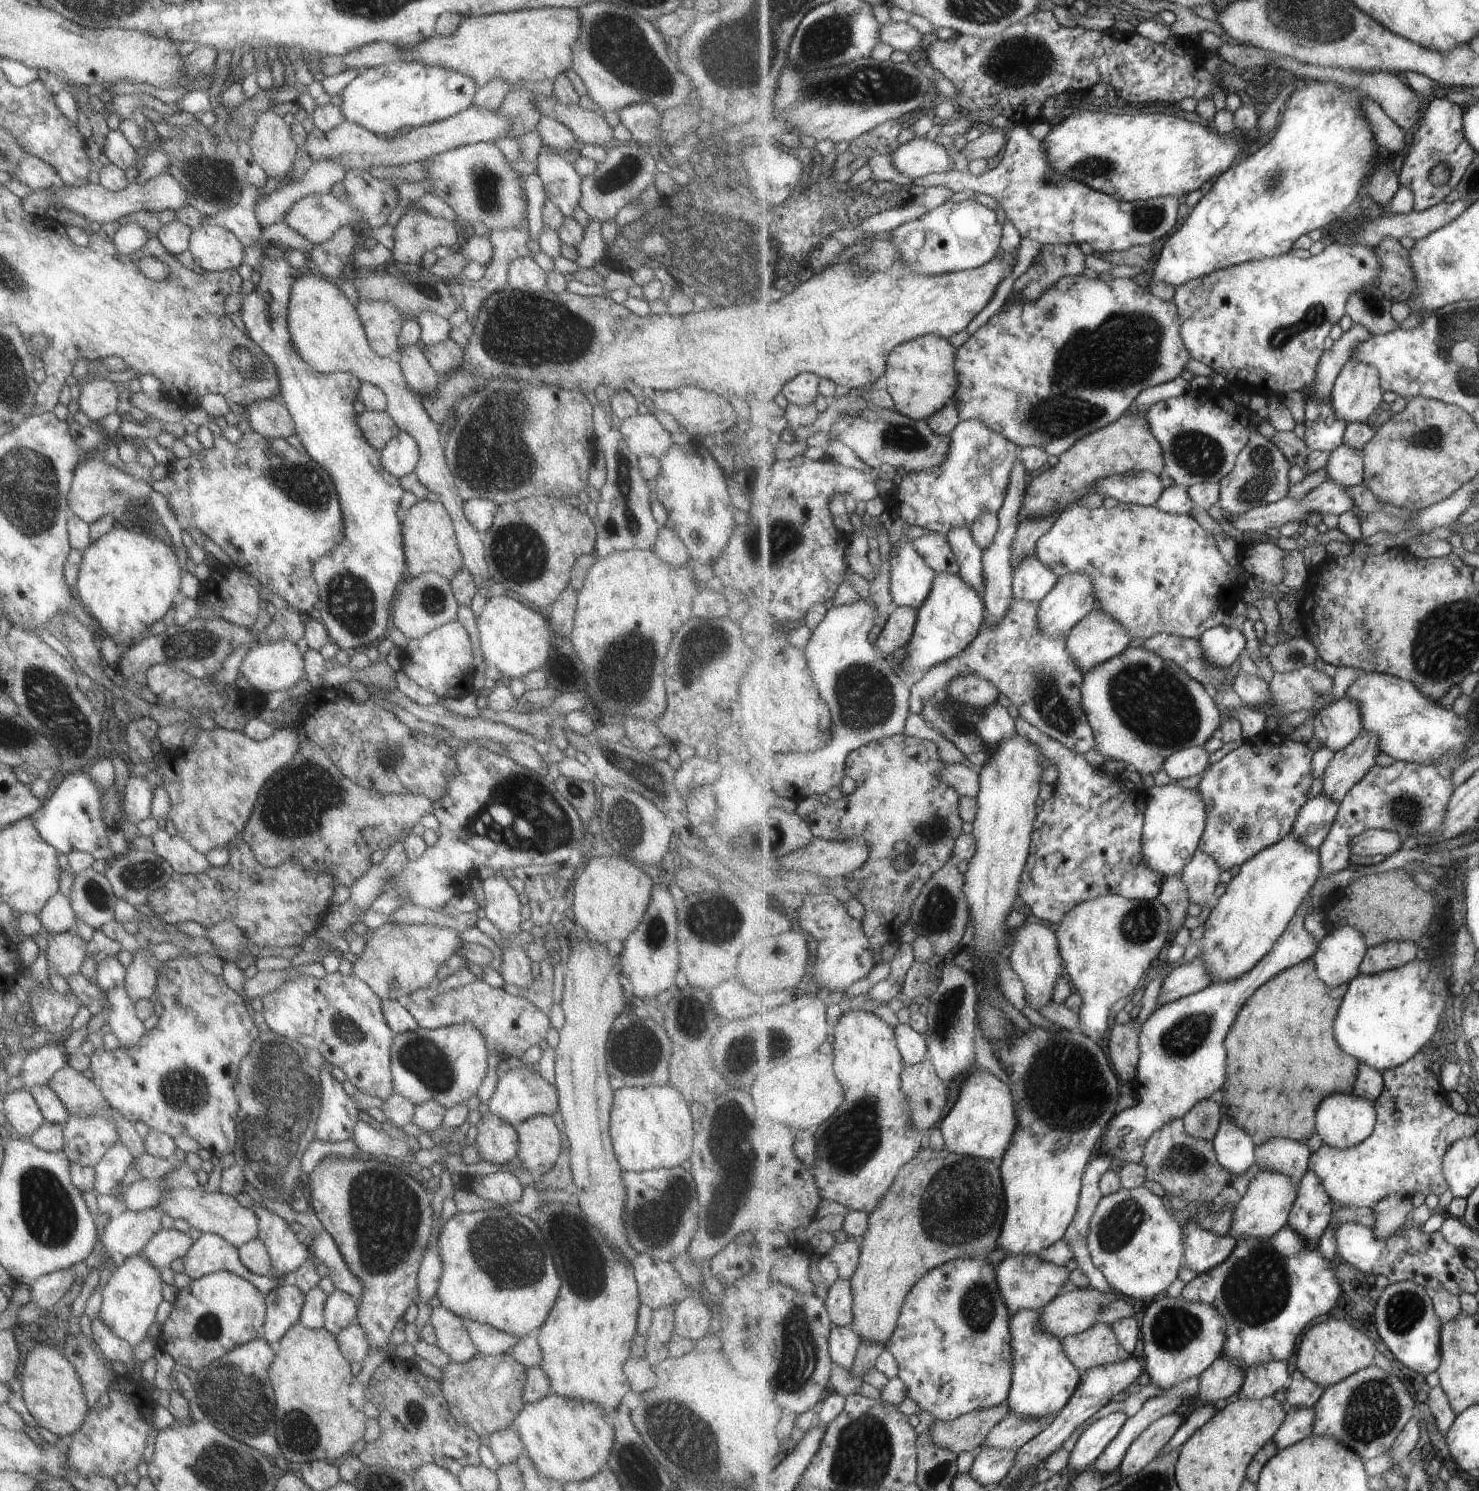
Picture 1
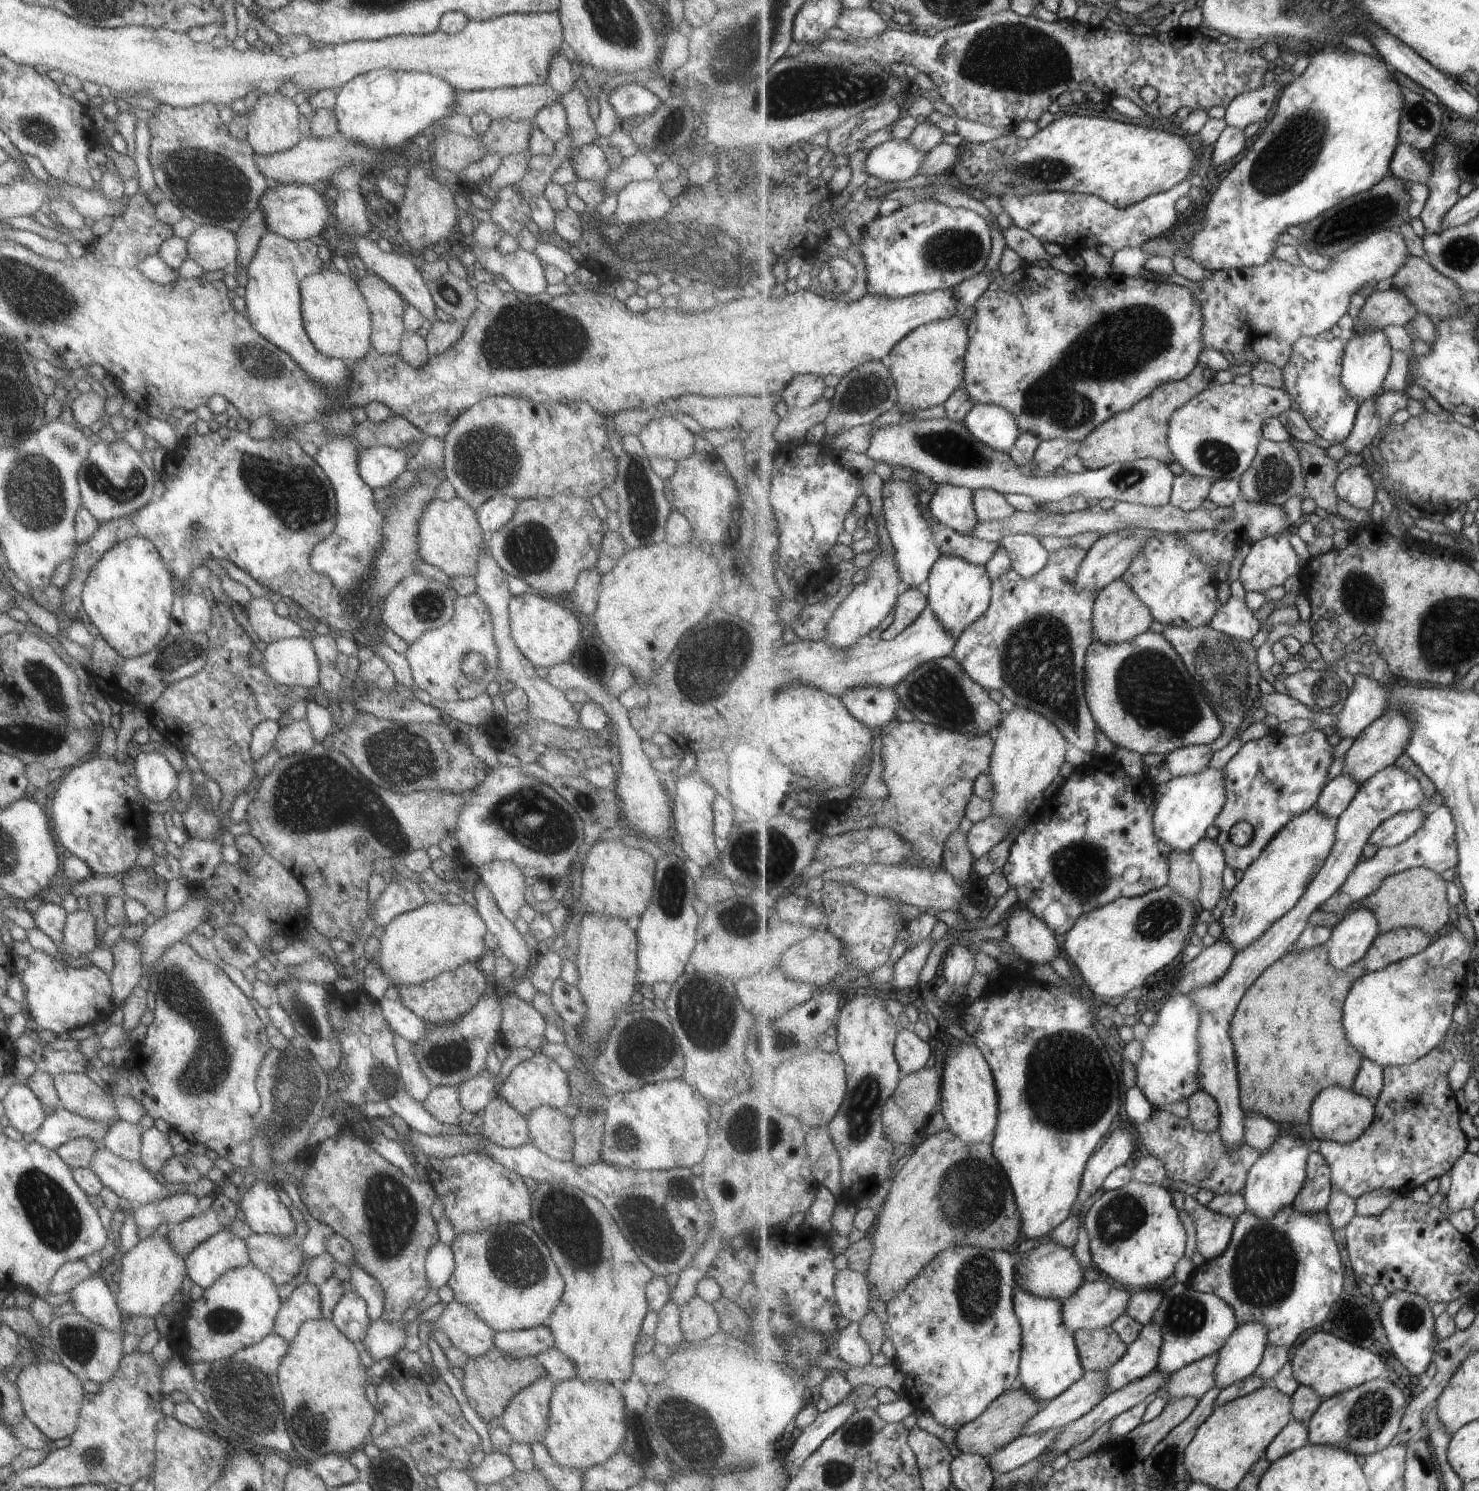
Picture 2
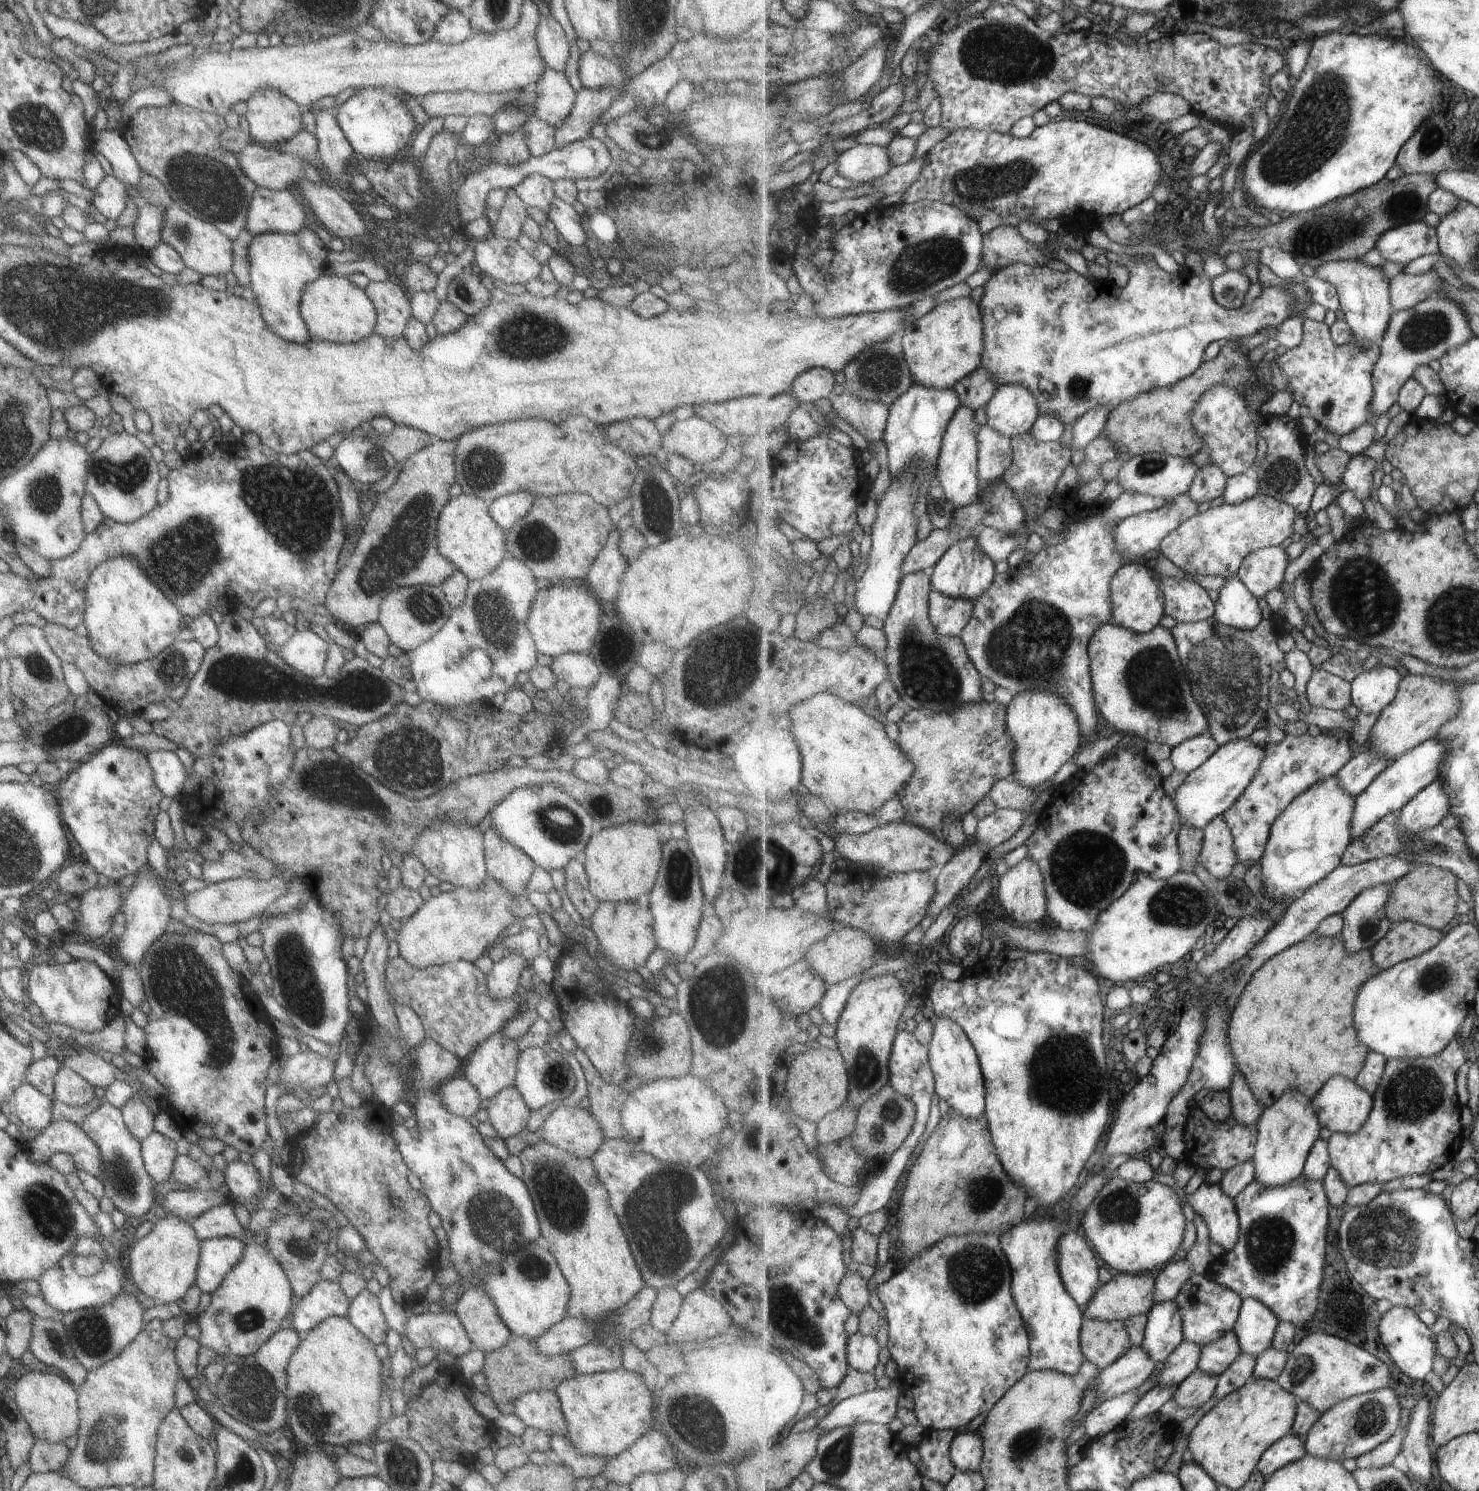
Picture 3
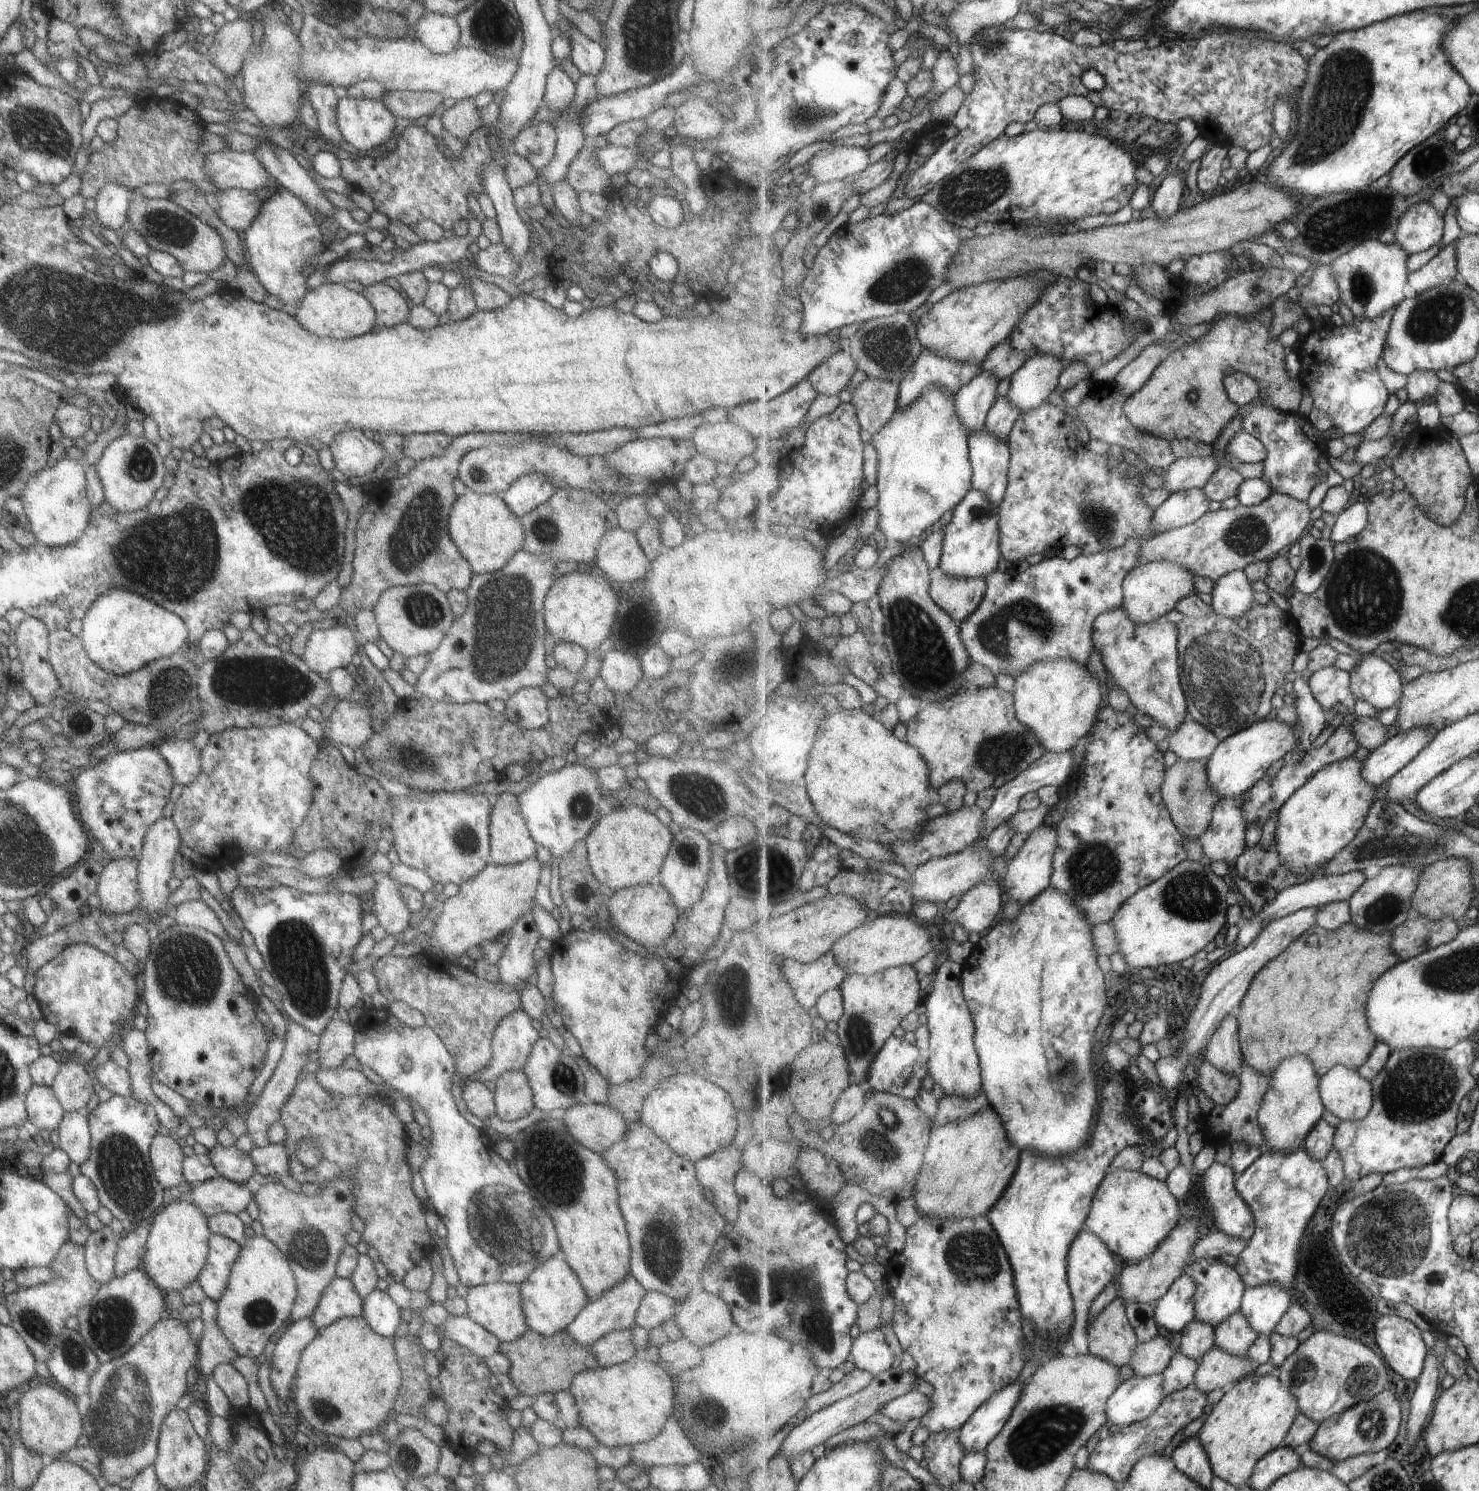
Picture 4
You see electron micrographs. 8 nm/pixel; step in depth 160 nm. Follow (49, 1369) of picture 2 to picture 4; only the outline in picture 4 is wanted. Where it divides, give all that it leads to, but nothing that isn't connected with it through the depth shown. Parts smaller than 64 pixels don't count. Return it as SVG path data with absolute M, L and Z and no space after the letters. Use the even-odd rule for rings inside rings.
M39 1384L17 1400L19 1410L19 1442L31 1452L36 1452L41 1459L49 1461L57 1459L62 1452L68 1451L77 1444L77 1438L83 1434L81 1418L77 1407L69 1395L55 1390L51 1385Z

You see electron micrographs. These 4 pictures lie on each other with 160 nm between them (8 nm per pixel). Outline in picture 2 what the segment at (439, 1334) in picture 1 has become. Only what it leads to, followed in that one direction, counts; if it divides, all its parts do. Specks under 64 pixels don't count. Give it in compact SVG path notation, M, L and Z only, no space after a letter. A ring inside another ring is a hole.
M457 1301L448 1302L431 1326L444 1332L450 1344L468 1357L481 1356L493 1347L495 1331Z

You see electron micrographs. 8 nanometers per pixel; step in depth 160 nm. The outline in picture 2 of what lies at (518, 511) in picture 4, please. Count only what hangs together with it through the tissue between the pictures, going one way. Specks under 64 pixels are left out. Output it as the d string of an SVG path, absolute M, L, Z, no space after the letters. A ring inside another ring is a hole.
M495 496L473 509L479 529L485 536L501 528L517 508L517 500L509 496Z

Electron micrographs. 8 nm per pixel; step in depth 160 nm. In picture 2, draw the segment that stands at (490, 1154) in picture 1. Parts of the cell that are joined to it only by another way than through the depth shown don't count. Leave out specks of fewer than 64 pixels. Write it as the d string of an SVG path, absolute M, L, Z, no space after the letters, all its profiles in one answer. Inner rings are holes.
M498 1094L483 1108L479 1132L499 1147L516 1147L528 1142L526 1118Z

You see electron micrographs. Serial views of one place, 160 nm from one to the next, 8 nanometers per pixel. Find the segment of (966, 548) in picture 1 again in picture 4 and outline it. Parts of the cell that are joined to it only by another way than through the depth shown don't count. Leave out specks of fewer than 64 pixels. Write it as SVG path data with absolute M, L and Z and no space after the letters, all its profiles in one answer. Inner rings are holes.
M984 371L976 379L970 381L960 393L956 394L956 408L962 423L968 429L969 438L971 438L973 432L981 432L982 429L985 429L989 412L998 400L997 390L1000 388L999 384L1000 379L995 373Z

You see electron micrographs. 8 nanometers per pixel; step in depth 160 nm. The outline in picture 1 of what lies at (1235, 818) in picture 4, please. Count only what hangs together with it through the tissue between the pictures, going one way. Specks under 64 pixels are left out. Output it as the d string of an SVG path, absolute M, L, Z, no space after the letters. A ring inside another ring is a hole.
M1198 850L1193 860L1182 872L1183 880L1189 888L1191 903L1200 907L1213 908L1218 903L1215 897L1221 884L1222 869L1213 856Z

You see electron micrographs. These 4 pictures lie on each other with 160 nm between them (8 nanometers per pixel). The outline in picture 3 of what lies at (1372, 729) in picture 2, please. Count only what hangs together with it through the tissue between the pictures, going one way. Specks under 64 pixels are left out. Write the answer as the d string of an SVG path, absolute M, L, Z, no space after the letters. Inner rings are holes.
M1408 674L1400 682L1395 700L1377 718L1368 748L1387 757L1398 759L1426 740L1432 739L1442 726L1453 720L1462 707L1460 686L1463 682L1428 675Z

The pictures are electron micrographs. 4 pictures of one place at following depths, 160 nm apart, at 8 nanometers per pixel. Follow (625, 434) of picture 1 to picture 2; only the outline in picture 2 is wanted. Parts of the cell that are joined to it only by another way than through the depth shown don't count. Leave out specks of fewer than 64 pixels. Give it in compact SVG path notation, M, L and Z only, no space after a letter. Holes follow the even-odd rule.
M670 416L659 419L650 419L647 424L641 426L641 430L635 434L635 437L641 443L647 457L657 456L669 458L669 460L679 460L679 458L685 458L685 456L693 454L693 440L695 440L697 436L687 430L677 418Z

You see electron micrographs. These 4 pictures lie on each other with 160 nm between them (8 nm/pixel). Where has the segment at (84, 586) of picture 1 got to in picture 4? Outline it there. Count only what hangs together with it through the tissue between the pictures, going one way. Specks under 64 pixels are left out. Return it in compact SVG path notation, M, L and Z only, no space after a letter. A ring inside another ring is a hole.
M119 586L96 597L80 621L78 637L88 659L114 675L126 675L151 661L171 656L187 642L185 623L176 614Z

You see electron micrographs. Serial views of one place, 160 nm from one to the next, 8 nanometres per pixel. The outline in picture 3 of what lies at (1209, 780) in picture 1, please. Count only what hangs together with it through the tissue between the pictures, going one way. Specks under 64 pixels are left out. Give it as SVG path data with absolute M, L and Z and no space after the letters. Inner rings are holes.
M1320 733L1315 737L1306 734L1300 737L1287 735L1281 744L1276 745L1267 741L1264 747L1266 757L1260 766L1257 776L1247 787L1244 795L1223 814L1227 824L1232 828L1240 862L1243 864L1251 864L1251 866L1255 862L1261 862L1259 858L1264 856L1273 823L1276 822L1276 818L1281 816L1282 812L1292 803L1292 800L1295 800L1300 794L1303 794L1303 792L1308 791L1310 786L1315 786L1323 779L1329 779L1337 775L1353 758L1353 750L1351 744L1349 744L1349 738L1327 736L1325 733Z

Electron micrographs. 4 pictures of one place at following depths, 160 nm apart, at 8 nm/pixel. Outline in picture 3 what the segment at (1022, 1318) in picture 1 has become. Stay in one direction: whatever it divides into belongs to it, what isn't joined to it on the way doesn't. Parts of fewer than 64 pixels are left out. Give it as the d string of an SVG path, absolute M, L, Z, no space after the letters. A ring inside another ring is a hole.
M1035 1210L1021 1219L1021 1224L1009 1228L999 1236L1012 1268L1012 1293L1025 1319L1030 1334L1033 1371L1059 1371L1078 1376L1086 1359L1080 1334L1086 1319L1080 1304L1069 1294L1058 1267L1058 1252L1062 1238L1074 1230L1075 1220L1067 1226L1041 1210Z

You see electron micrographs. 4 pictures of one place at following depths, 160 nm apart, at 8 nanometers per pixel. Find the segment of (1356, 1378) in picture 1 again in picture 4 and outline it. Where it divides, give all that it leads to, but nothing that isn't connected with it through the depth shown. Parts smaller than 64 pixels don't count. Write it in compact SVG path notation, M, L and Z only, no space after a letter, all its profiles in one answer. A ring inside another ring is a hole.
M1385 1390L1371 1400L1360 1402L1322 1422L1308 1448L1334 1464L1351 1457L1389 1448L1399 1436L1399 1430L1401 1430L1401 1402L1397 1400L1393 1391Z

